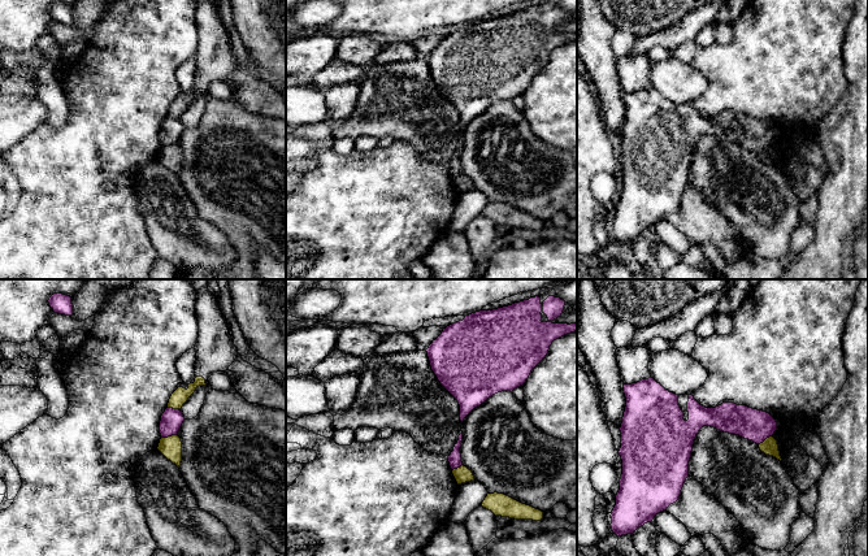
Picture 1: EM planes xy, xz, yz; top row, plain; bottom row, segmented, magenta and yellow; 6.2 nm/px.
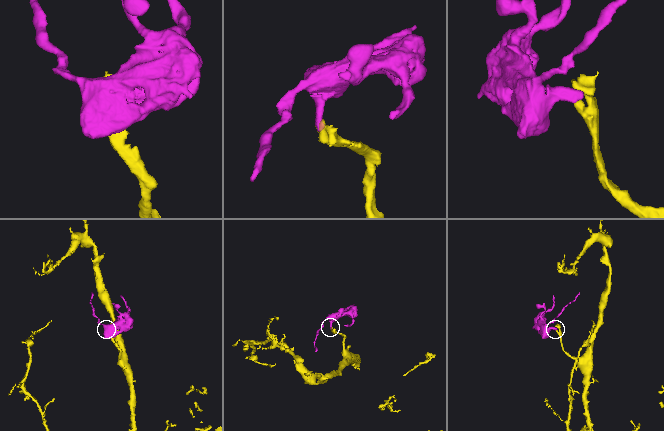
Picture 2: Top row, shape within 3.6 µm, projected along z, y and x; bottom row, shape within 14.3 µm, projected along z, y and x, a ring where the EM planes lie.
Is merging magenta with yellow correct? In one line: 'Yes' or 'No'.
No

